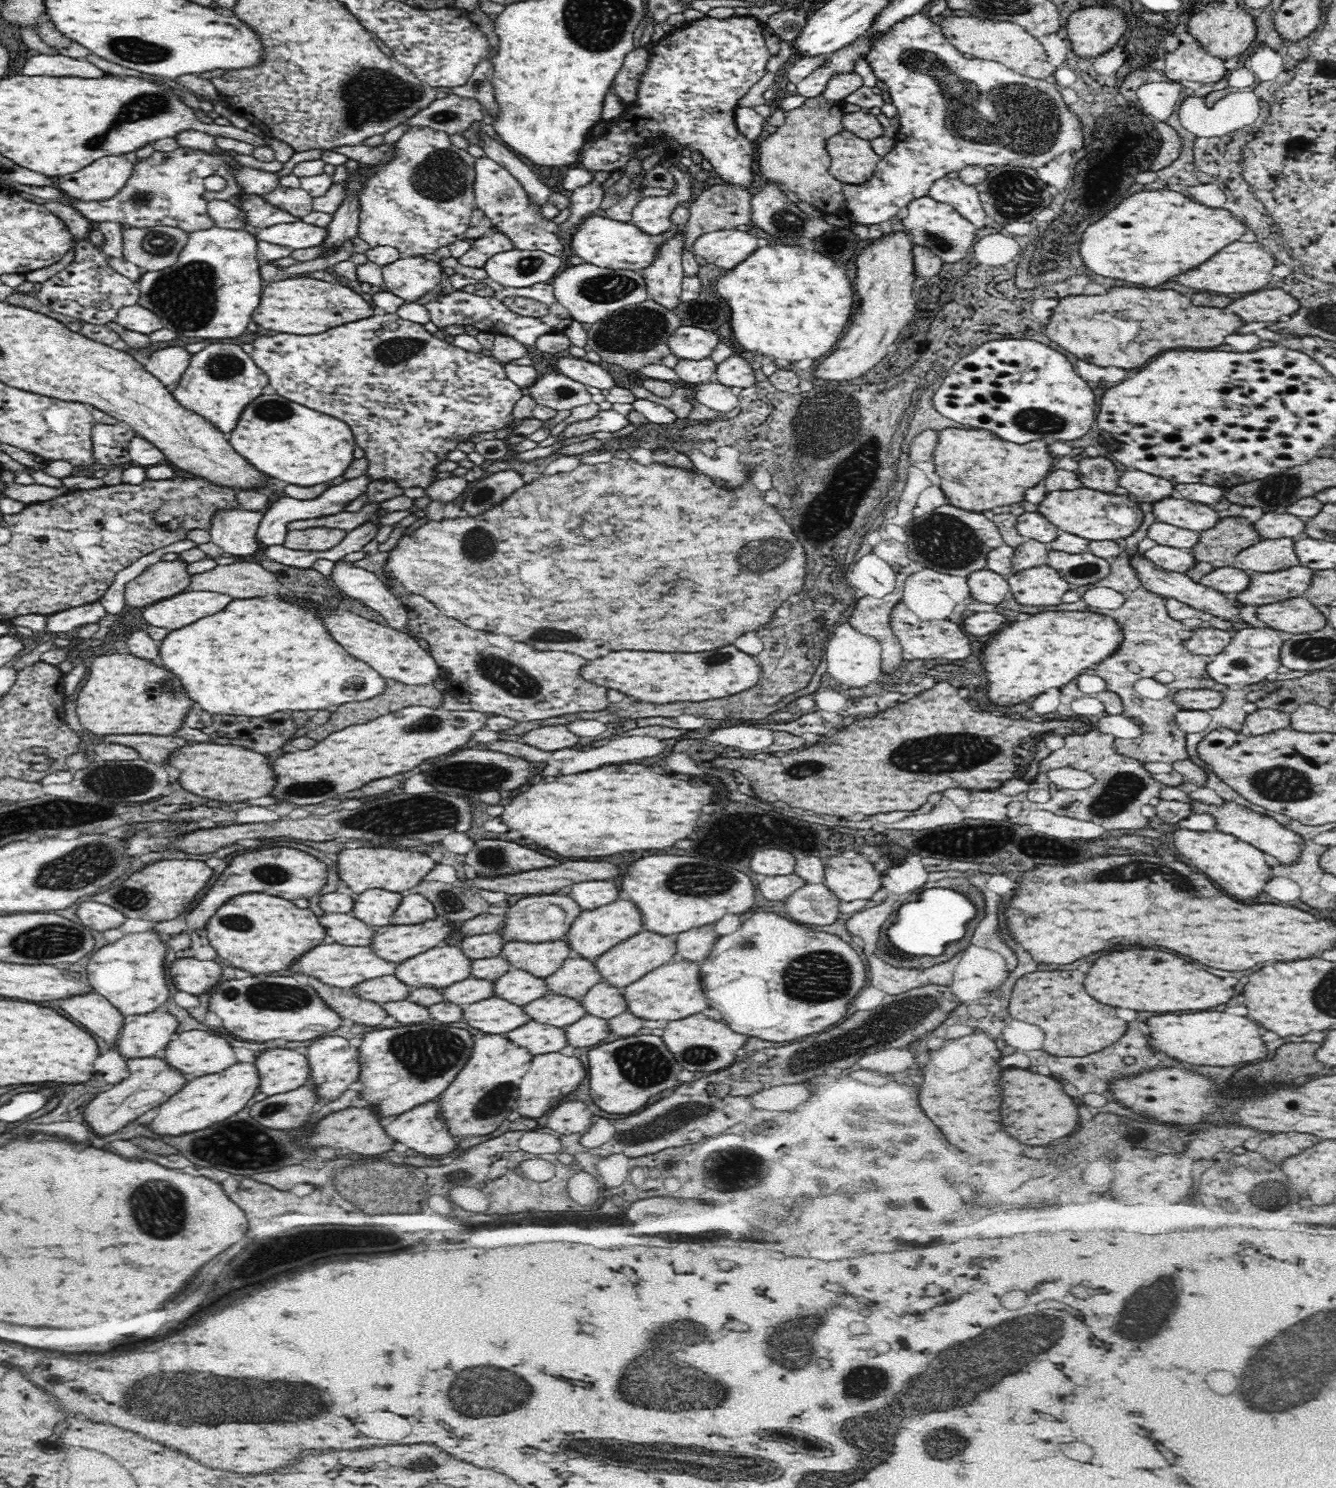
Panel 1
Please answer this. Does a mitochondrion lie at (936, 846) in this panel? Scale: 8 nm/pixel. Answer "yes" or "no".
yes

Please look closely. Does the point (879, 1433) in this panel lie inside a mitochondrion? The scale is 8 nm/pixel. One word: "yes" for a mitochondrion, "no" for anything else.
yes

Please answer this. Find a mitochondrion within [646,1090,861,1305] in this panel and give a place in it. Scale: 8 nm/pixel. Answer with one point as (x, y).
(727, 1172)

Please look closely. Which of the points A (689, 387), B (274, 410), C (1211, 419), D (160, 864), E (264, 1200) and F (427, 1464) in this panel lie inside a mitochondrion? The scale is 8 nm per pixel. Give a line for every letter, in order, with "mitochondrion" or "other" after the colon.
A: other
B: mitochondrion
C: other
D: other
E: other
F: other

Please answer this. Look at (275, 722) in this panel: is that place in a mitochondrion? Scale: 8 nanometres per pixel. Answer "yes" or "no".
no

